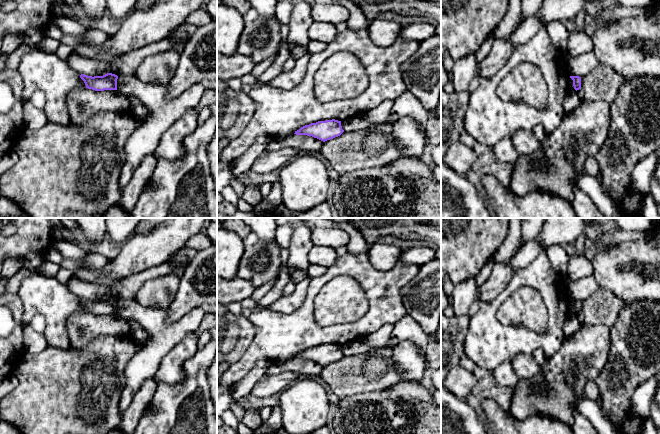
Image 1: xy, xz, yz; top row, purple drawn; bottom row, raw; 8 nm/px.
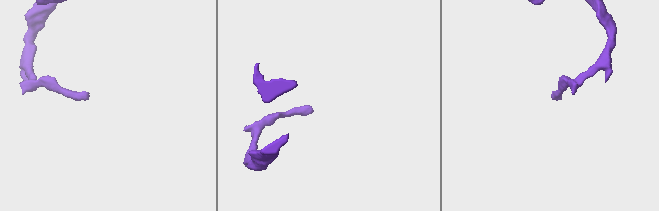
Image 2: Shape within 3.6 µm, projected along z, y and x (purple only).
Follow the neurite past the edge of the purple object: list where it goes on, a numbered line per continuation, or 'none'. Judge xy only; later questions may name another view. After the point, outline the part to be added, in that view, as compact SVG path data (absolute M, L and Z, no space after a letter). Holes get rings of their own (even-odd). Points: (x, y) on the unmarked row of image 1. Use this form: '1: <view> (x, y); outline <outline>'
none

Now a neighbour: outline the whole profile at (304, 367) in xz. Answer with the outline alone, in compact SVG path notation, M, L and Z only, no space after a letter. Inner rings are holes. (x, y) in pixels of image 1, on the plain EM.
M292 358L285 363L275 365L269 369L268 373L281 373L284 371L292 371L301 376L319 375L323 370L323 365L307 359Z

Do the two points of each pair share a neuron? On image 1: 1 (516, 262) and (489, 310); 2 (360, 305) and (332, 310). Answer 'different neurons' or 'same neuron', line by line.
1: different neurons
2: same neuron

